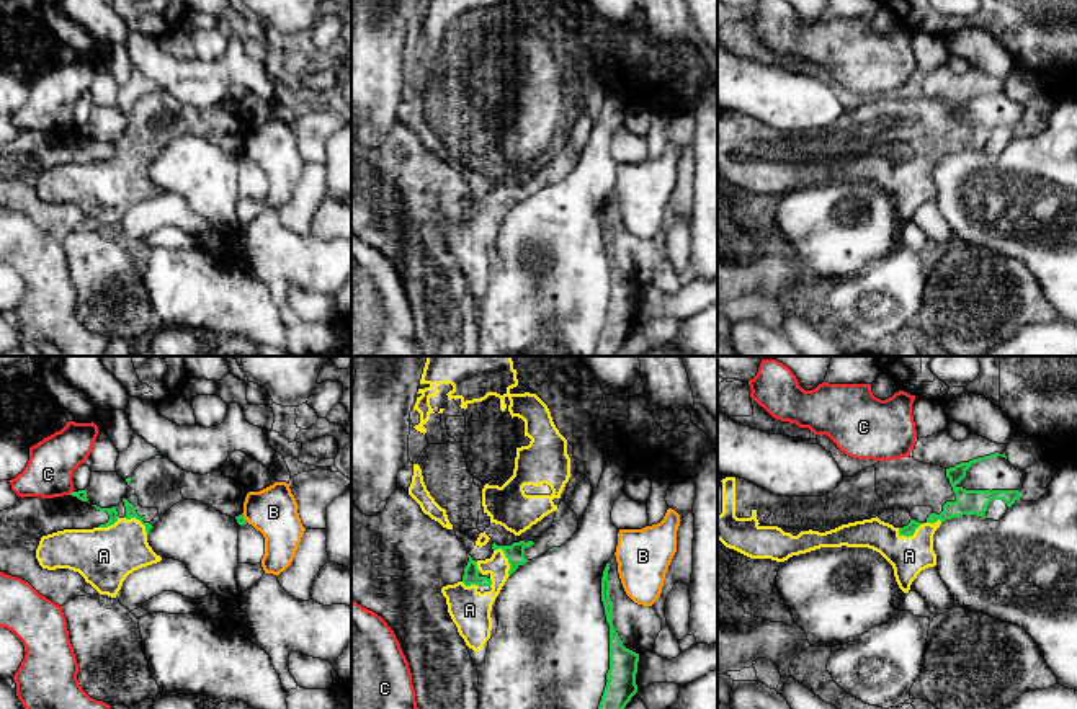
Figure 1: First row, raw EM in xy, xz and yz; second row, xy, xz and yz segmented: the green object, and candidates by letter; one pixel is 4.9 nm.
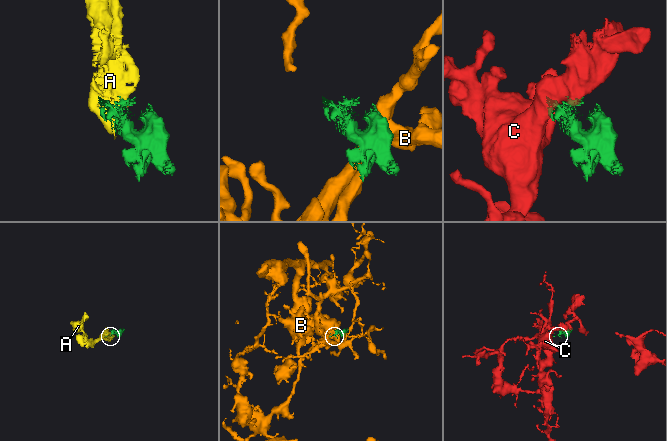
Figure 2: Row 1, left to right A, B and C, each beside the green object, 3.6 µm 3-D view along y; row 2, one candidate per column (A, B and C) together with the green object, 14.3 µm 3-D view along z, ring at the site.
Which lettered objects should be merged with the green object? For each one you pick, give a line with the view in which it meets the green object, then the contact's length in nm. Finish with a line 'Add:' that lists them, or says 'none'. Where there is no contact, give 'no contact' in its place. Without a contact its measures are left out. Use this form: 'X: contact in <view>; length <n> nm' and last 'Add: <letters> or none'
A: contact in yz; length 150 nm
Add: A

